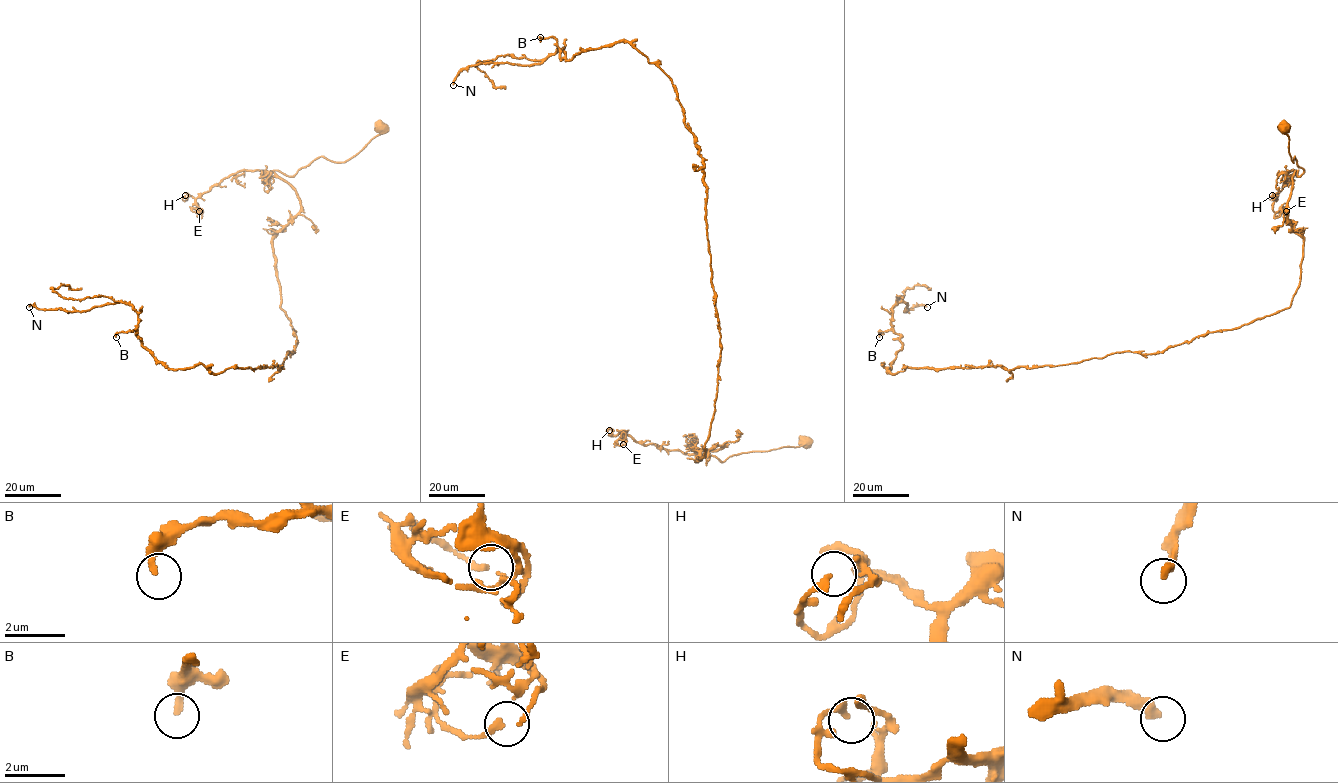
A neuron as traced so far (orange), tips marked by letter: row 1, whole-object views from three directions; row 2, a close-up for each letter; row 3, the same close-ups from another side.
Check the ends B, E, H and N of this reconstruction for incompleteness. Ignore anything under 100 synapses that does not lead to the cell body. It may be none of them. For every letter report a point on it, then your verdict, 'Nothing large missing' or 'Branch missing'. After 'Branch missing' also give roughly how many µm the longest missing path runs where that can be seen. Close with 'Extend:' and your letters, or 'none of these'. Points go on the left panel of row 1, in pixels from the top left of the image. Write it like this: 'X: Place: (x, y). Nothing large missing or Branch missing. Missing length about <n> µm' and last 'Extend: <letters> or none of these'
B: Place: (116, 337). Nothing large missing
E: Place: (199, 211). Nothing large missing
H: Place: (185, 195). Nothing large missing
N: Place: (29, 307). Branch missing. Missing length about 35 µm
Extend: N

